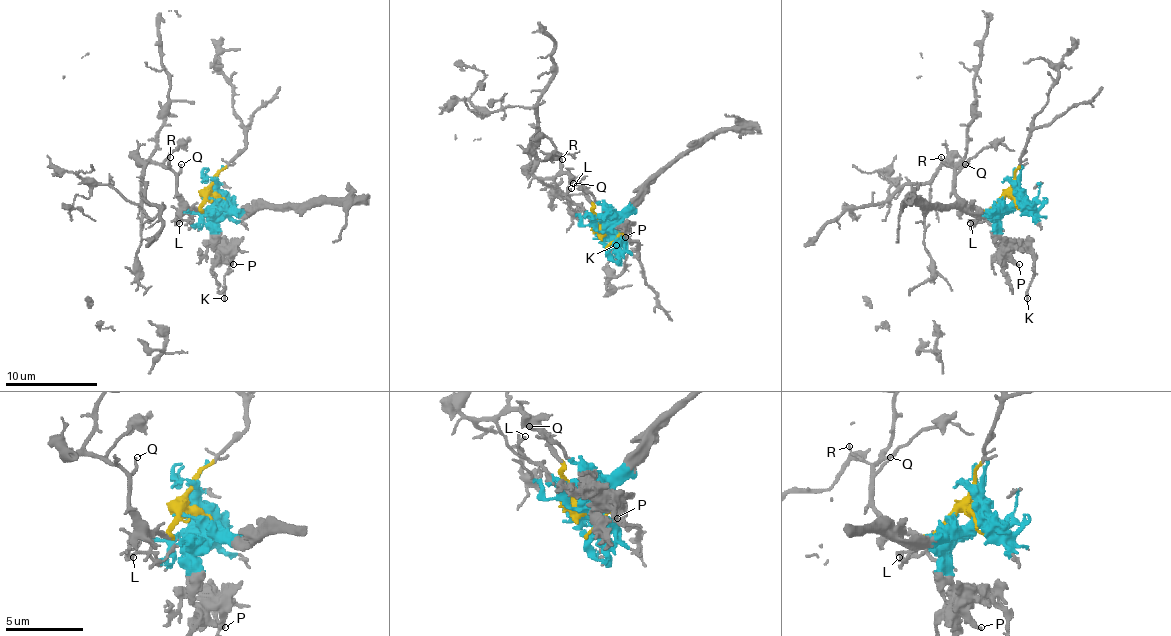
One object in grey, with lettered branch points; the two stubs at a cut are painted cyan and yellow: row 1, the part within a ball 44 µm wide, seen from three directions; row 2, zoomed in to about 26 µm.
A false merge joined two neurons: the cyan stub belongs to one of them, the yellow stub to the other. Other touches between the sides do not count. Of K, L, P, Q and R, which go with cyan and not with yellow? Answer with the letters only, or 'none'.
K, L, P

